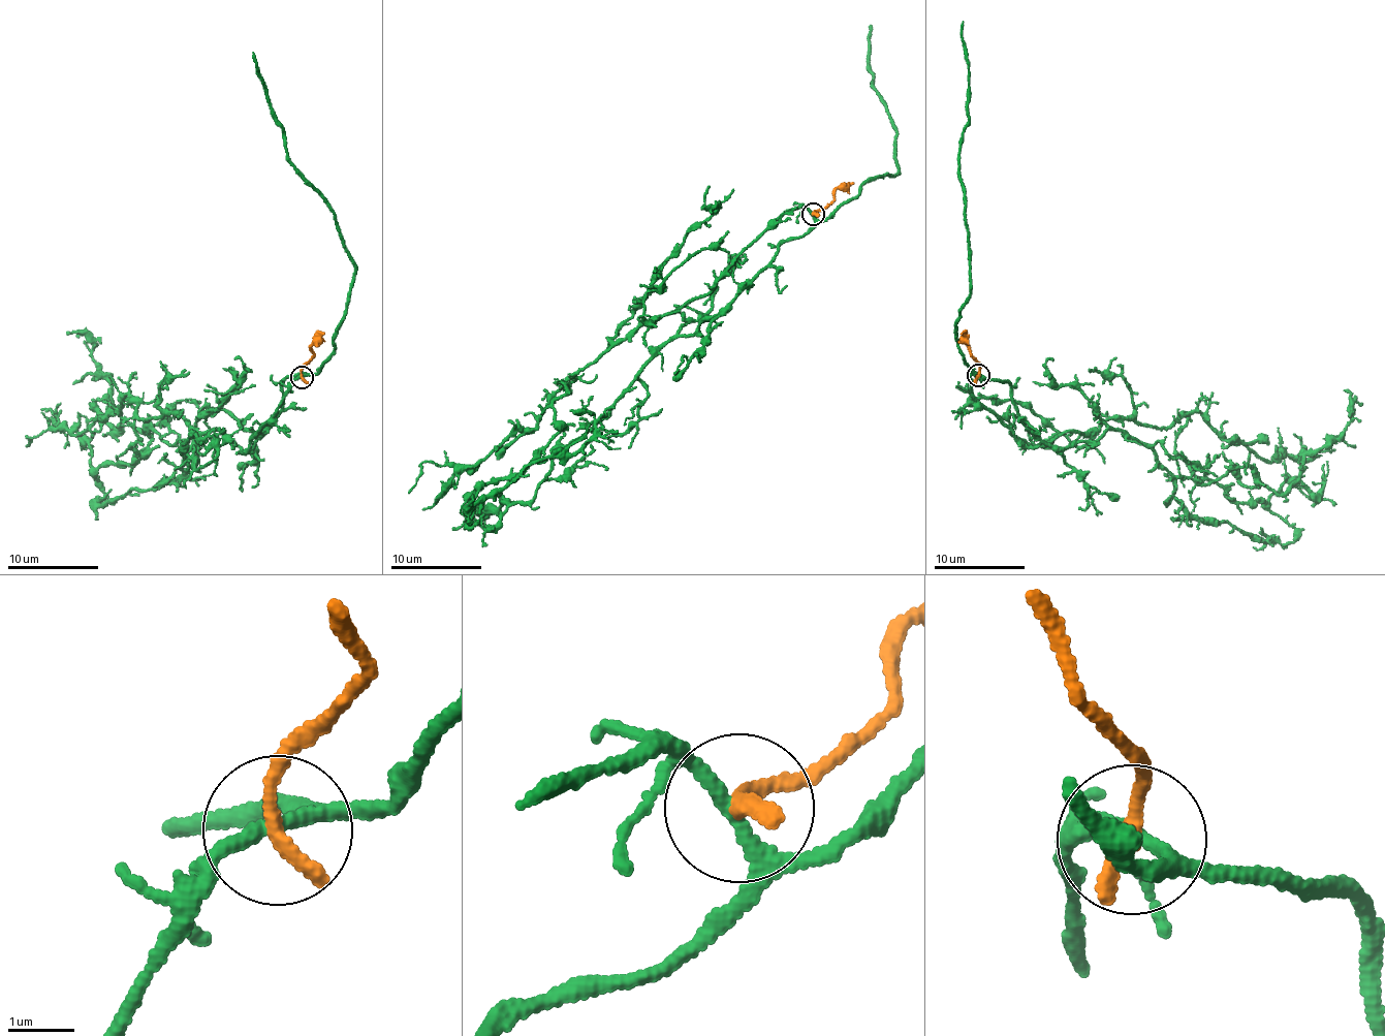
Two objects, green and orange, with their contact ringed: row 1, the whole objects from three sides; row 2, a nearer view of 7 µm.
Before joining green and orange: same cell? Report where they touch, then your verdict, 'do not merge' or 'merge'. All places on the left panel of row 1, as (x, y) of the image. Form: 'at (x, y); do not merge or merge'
at (302, 377); do not merge

